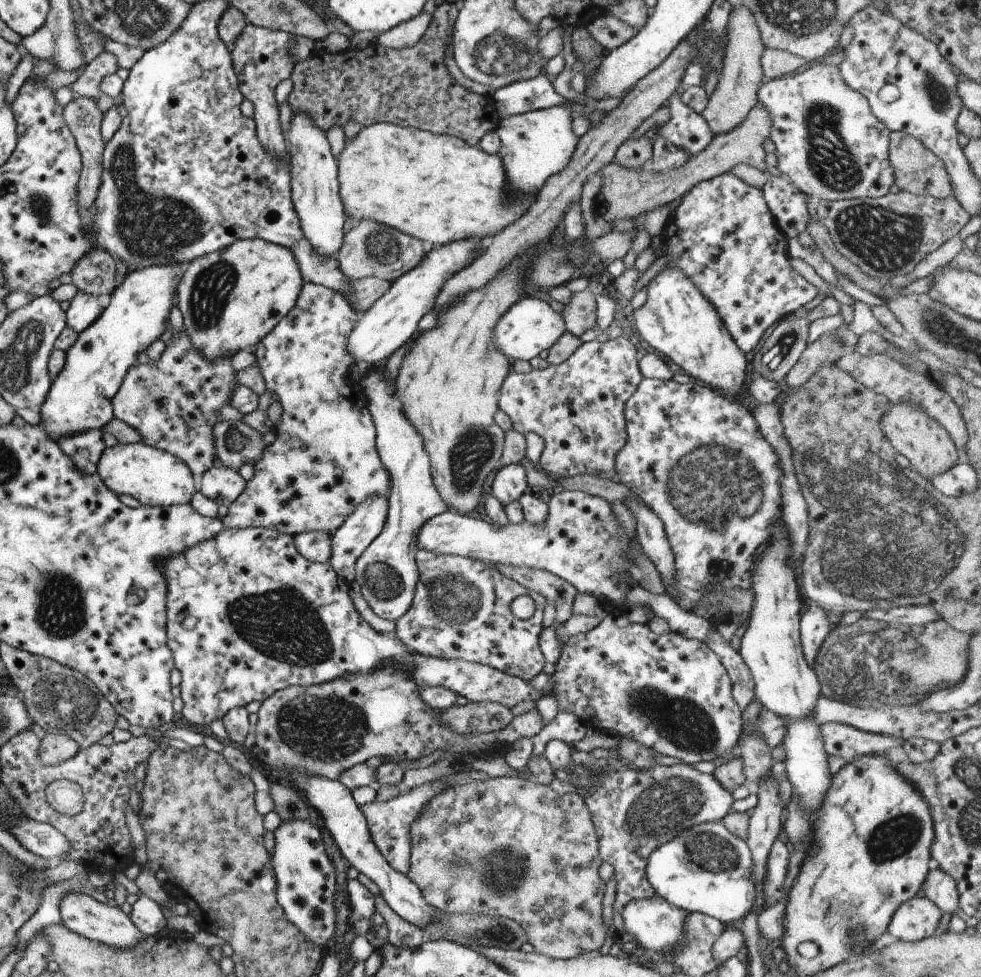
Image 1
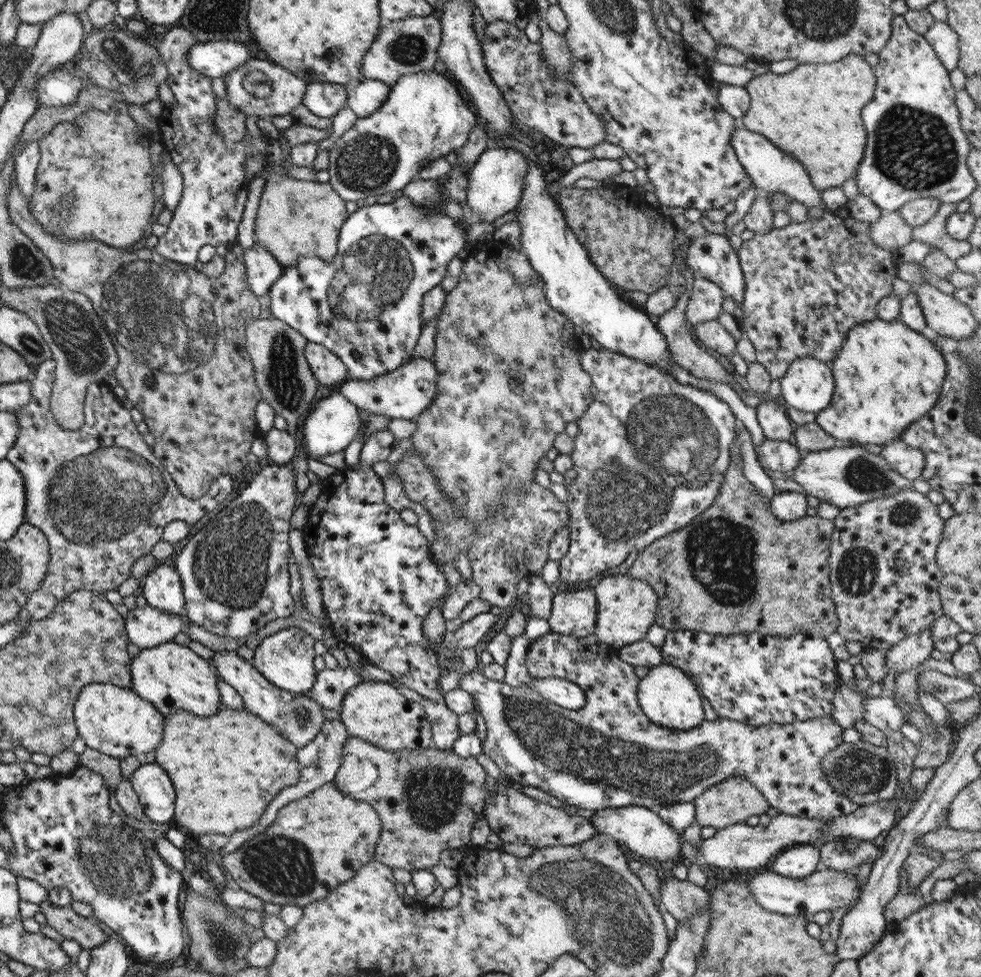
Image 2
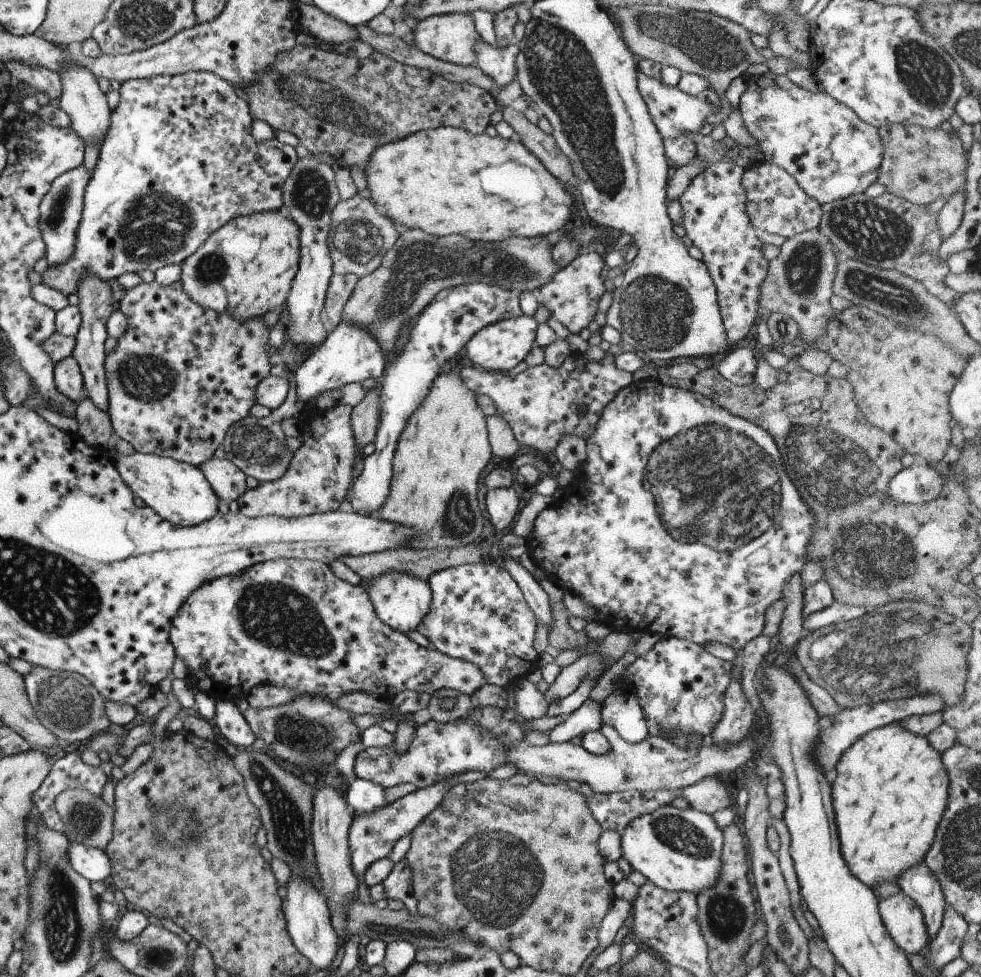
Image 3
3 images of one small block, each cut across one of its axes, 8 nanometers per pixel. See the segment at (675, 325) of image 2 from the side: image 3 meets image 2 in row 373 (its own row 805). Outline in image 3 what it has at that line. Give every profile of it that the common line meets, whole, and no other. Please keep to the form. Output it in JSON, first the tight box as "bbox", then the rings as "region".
{"bbox":[681,777,732,814],"region":[[[707,777],[699,782],[681,789],[681,797],[691,809],[705,814],[729,807],[732,804],[731,794],[721,778]]]}

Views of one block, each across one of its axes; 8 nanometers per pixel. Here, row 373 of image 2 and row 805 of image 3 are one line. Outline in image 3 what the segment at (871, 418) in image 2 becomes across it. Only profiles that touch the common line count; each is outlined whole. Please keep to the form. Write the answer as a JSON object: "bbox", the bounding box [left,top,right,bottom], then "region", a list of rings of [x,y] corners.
{"bbox":[831,723,948,889],"region":[[[899,723],[887,724],[866,732],[848,746],[834,770],[831,777],[831,804],[841,856],[851,876],[870,889],[881,881],[895,884],[903,870],[923,861],[945,810],[948,780],[939,751],[933,750],[925,737],[907,732]]]}

